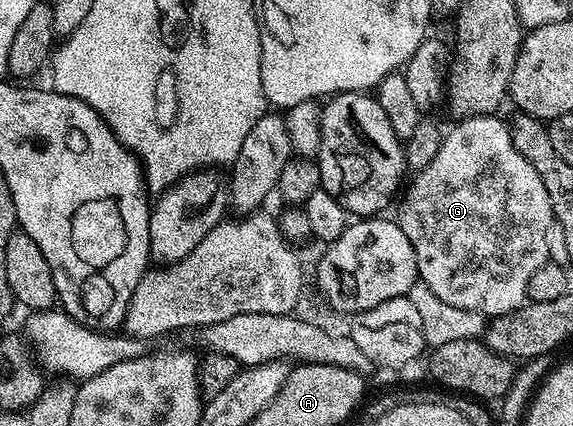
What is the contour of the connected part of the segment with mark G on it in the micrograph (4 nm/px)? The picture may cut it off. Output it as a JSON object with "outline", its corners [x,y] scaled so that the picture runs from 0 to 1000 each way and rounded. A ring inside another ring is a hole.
{"outline":[[[845,268],[827,277],[803,279],[770,326],[766,357],[759,357],[759,376],[745,385],[745,394],[726,401],[719,411],[721,430],[714,437],[714,448],[707,455],[707,467],[700,474],[700,486],[693,493],[689,519],[700,533],[703,554],[717,563],[717,582],[724,592],[728,613],[728,650],[742,662],[745,676],[752,681],[768,704],[789,721],[818,725],[822,732],[839,735],[853,746],[869,746],[885,732],[902,728],[916,716],[923,695],[923,669],[927,648],[941,638],[941,629],[951,615],[958,613],[953,580],[953,538],[955,526],[967,516],[962,469],[955,460],[955,441],[948,441],[948,423],[941,423],[941,404],[913,376],[913,357],[899,347],[895,336],[895,308],[887,284],[880,286],[874,272]]]}

